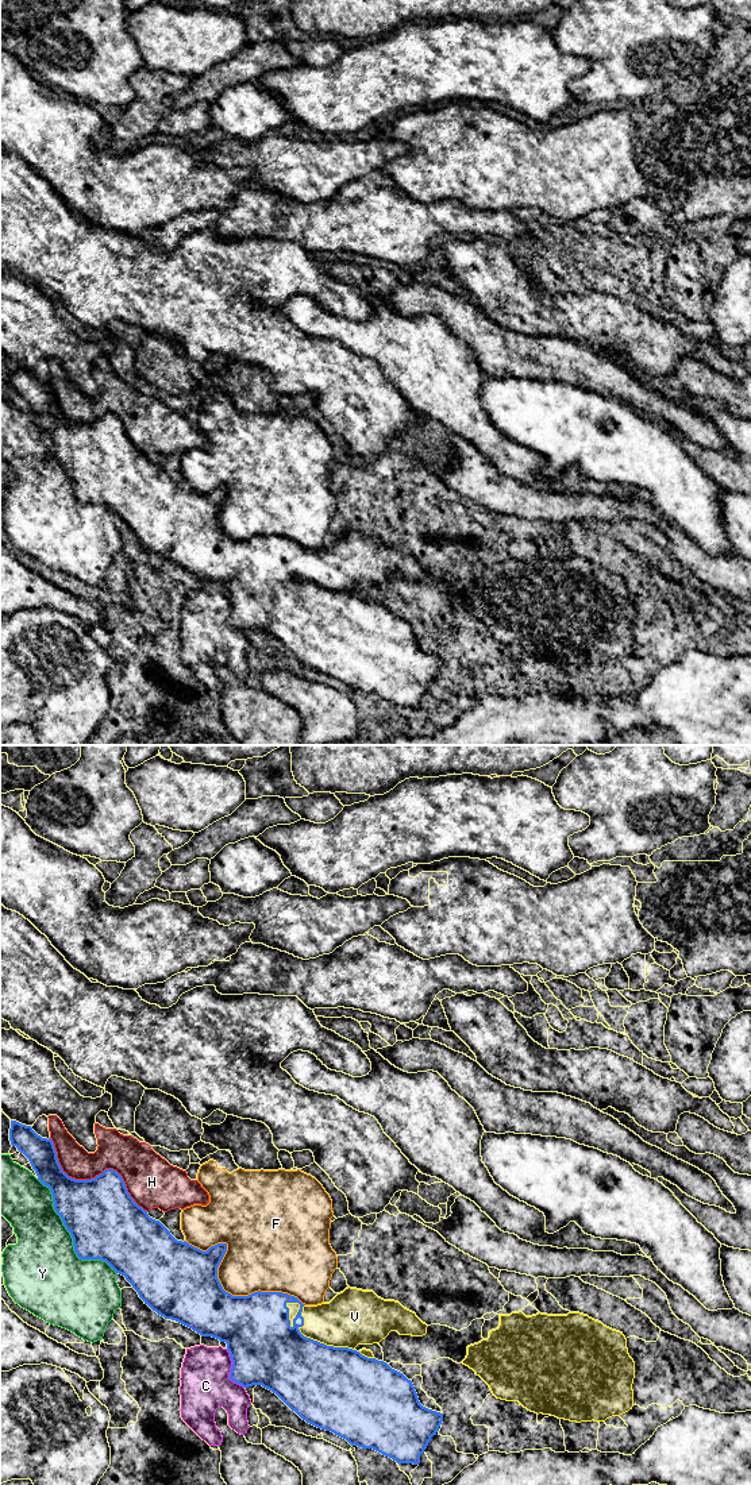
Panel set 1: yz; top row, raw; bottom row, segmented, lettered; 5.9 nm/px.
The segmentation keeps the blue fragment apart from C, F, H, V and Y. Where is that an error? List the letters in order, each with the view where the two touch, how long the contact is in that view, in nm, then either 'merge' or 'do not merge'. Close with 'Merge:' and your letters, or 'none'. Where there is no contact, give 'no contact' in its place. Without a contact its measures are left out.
C: yz | 260 nm | do not merge
F: yz | 800 nm | do not merge
H: yz | 750 nm | do not merge
V: yz | 500 nm | merge
Y: yz | 750 nm | do not merge
Merge: V

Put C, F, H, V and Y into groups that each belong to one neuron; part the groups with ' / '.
C / F / H / V / Y

